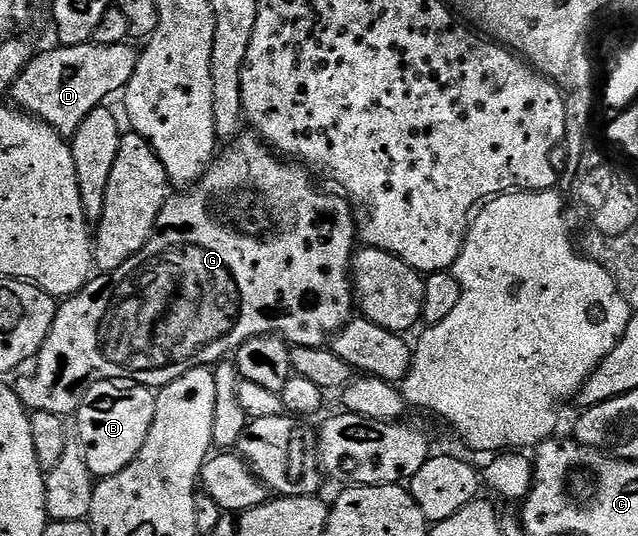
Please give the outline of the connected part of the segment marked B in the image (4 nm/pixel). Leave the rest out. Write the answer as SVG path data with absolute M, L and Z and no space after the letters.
M126 381L98 383L85 393L77 412L77 442L81 445L81 453L85 453L85 465L89 465L96 480L121 473L121 469L128 467L137 453L141 453L141 445L145 445L145 437L149 437L153 425L155 397L152 388Z

